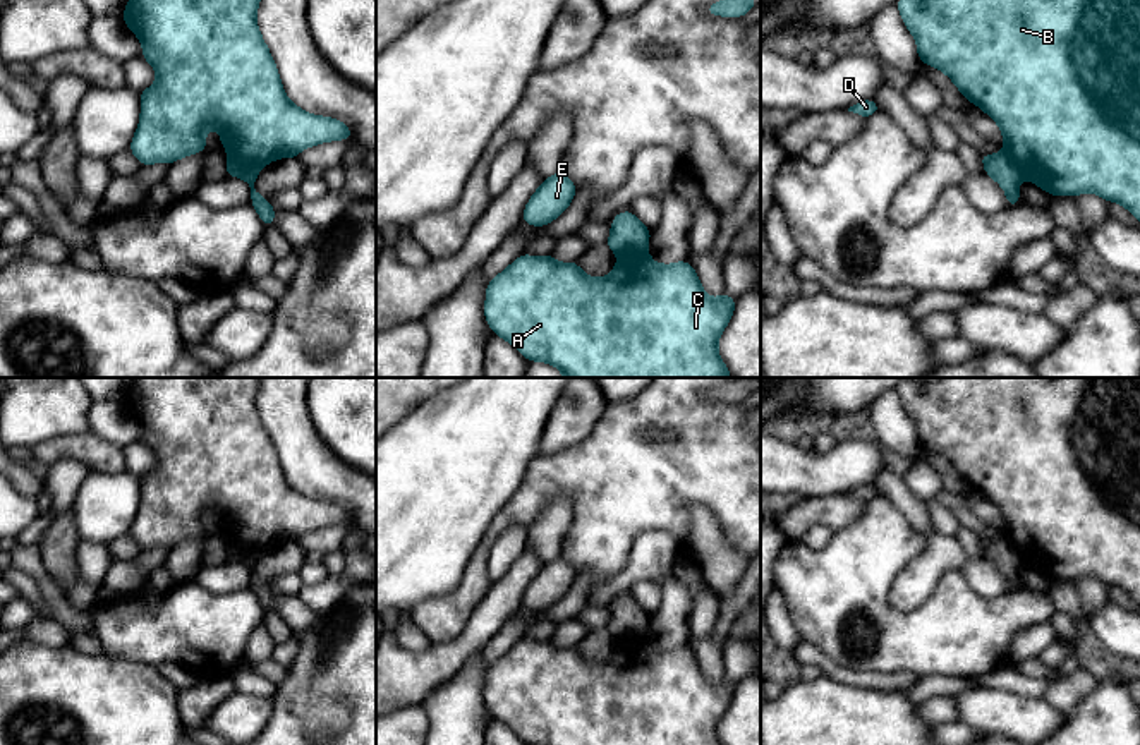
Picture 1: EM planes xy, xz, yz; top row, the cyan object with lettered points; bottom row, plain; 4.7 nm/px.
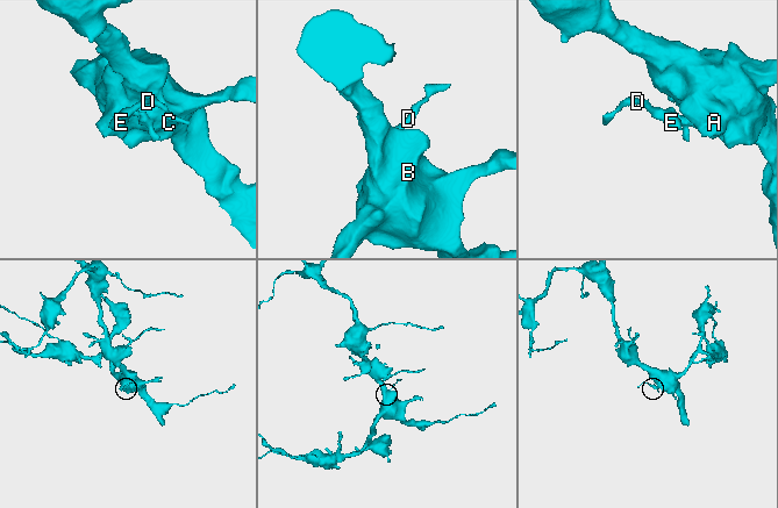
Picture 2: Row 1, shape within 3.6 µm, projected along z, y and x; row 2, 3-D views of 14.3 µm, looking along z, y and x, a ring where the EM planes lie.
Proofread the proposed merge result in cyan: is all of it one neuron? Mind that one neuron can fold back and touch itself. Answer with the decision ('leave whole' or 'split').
split

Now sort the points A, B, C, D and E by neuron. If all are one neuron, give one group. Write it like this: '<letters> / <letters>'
A B C / D E

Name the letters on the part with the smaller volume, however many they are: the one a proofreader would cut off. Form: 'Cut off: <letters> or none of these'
Cut off: D, E

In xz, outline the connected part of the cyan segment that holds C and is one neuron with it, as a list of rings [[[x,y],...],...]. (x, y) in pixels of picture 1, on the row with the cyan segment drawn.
[[[627,251],[618,257],[616,266],[608,276],[591,278],[579,268],[577,261],[556,263],[551,254],[520,254],[506,270],[488,283],[484,316],[493,333],[512,343],[529,362],[548,362],[558,367],[563,372],[563,378],[731,378],[718,354],[718,340],[733,316],[735,304],[737,299],[731,299],[726,294],[711,299],[704,292],[697,271],[687,259],[675,264],[658,264],[647,251]]]

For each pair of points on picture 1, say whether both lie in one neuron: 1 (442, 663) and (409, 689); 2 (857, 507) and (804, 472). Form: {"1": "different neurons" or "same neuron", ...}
{"1": "same neuron", "2": "different neurons"}

